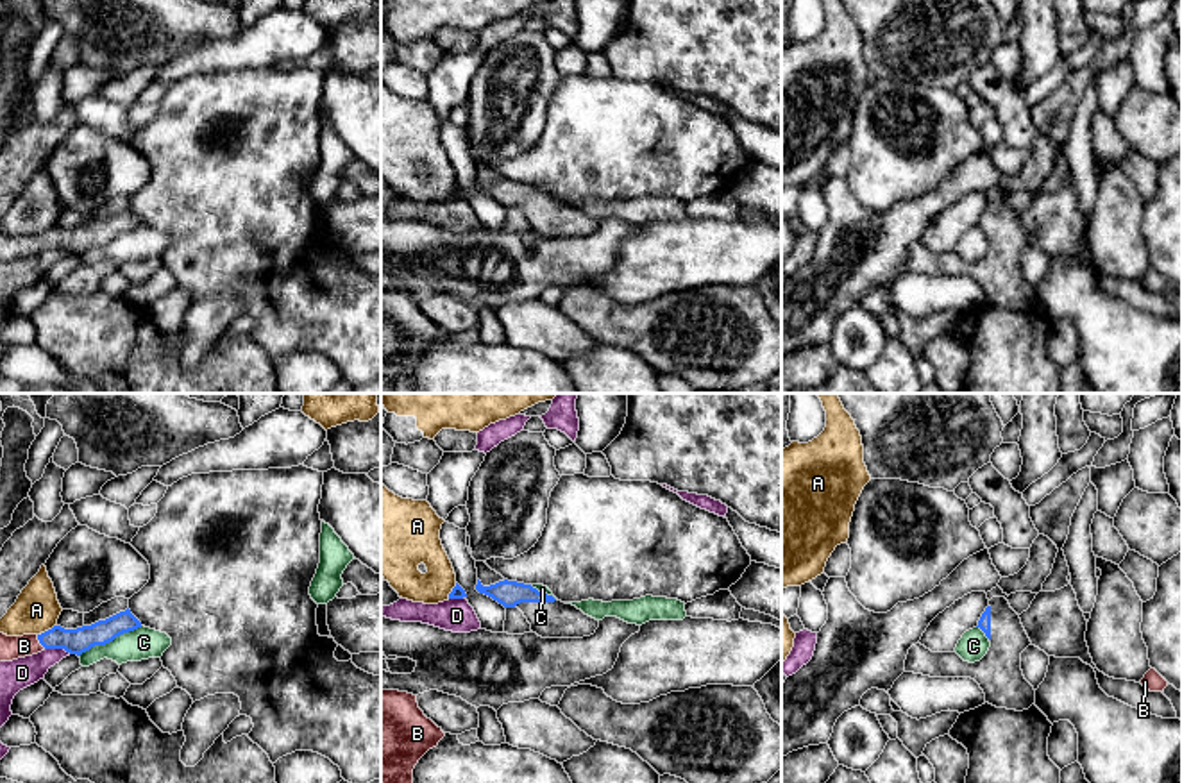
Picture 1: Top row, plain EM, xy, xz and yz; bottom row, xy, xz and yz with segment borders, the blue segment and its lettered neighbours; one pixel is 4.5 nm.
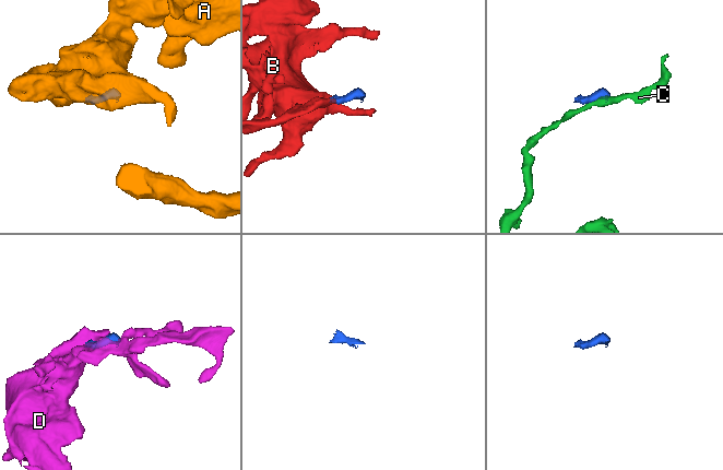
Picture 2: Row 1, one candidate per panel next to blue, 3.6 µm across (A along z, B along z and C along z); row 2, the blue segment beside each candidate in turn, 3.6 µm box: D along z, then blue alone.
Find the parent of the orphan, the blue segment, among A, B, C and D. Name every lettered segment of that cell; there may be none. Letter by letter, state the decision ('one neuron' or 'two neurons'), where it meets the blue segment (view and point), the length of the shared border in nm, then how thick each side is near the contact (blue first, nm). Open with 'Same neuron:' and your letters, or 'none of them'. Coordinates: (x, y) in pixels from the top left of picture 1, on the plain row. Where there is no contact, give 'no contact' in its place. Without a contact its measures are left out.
Same neuron: B
A: two neurons; contact xy (49, 229); length 100 nm; calibres 120 and 200 nm
B: one neuron; contact xy (40, 242); length 80 nm; calibres 120 and 110 nm
C: two neurons; contact xy (109, 240); length 320 nm; calibres 120 and 140 nm
D: two neurons; contact xy (58, 247); length 120 nm; calibres 120 and 140 nm

